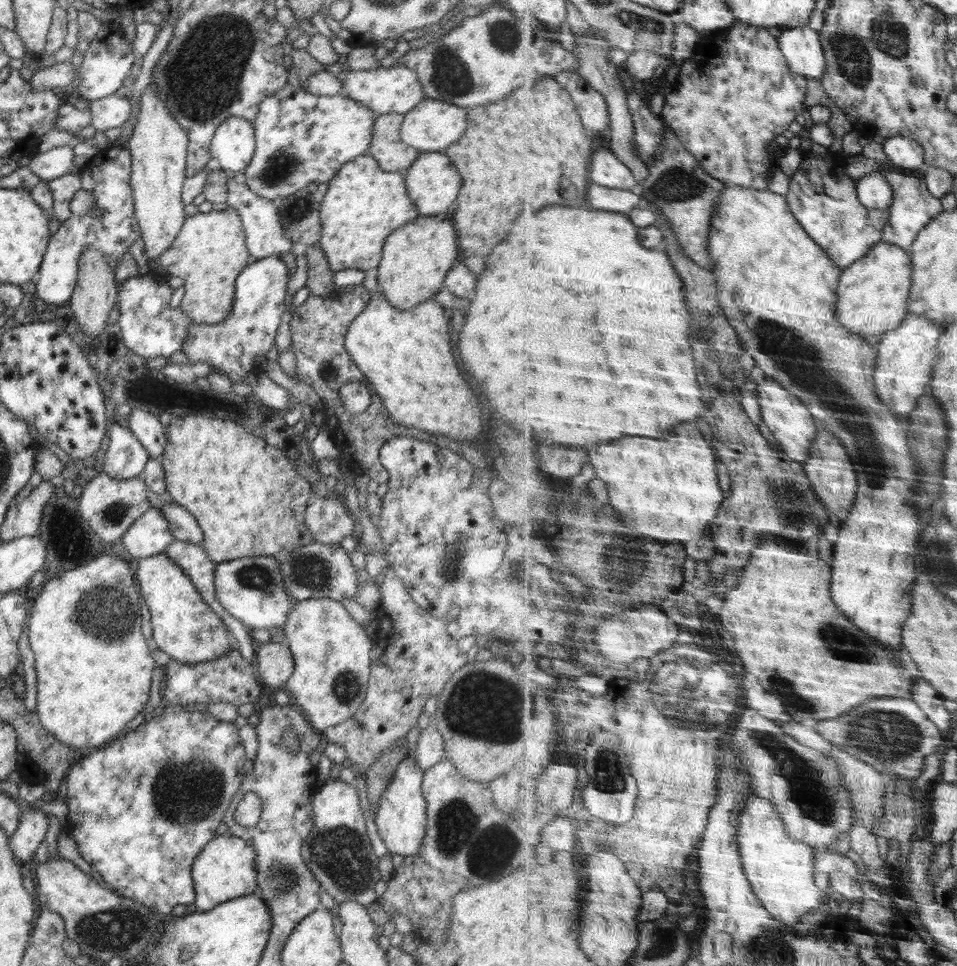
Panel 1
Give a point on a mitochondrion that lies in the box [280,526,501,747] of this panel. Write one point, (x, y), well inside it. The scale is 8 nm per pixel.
(308, 571)

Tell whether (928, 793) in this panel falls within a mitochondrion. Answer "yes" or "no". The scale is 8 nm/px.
no

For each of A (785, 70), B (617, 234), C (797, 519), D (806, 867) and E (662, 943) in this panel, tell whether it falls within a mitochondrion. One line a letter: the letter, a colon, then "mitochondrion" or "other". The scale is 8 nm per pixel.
A: other
B: other
C: mitochondrion
D: other
E: mitochondrion

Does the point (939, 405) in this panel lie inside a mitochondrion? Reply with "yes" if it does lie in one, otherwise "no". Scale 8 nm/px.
no

